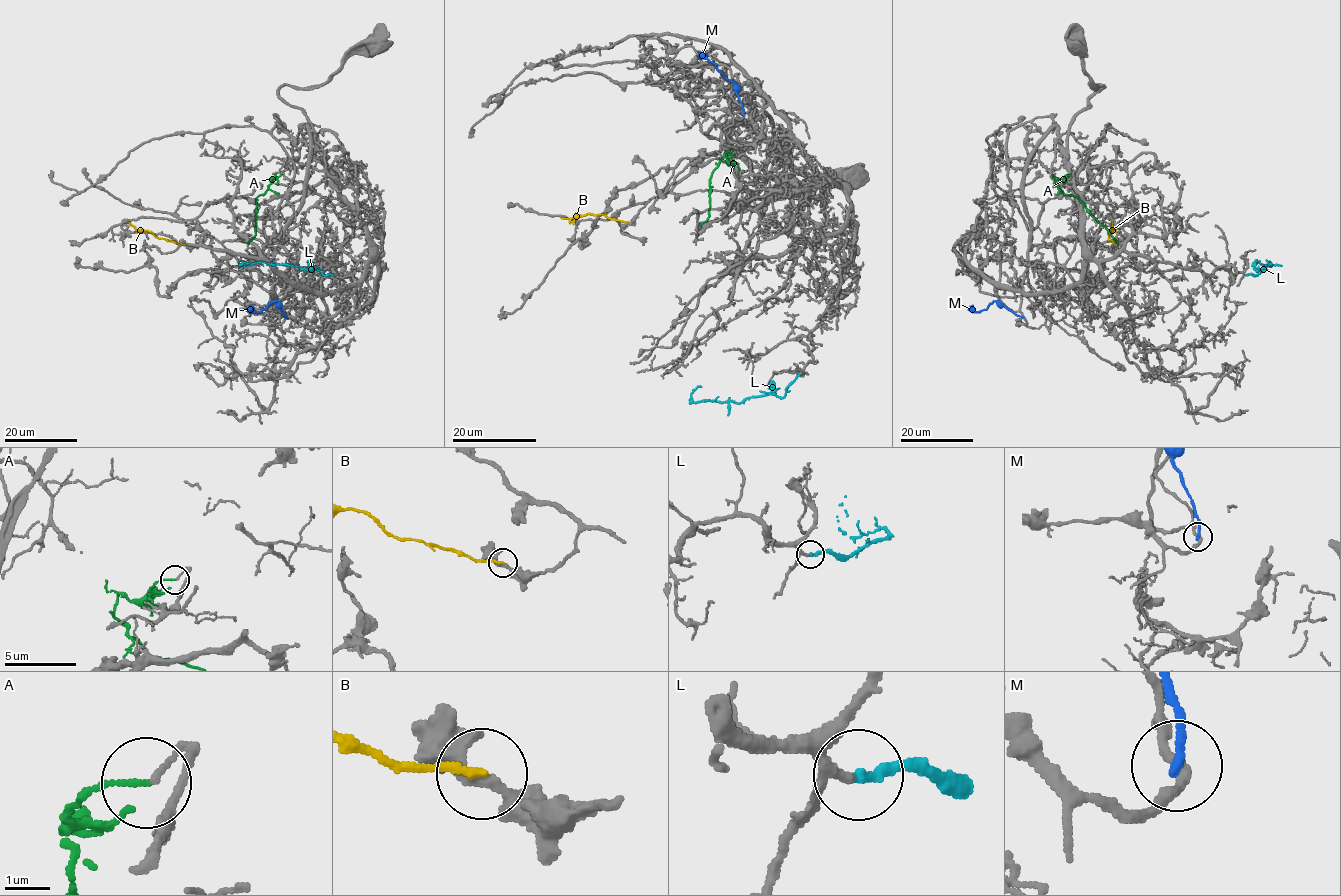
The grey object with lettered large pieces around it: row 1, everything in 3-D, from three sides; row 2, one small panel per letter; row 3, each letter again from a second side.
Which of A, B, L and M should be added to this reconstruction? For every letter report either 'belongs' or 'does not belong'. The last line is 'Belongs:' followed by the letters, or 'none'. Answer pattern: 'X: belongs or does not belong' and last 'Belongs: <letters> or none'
A: does not belong
B: does not belong
L: belongs
M: does not belong
Belongs: L

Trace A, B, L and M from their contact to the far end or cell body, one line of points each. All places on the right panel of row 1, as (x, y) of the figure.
A: (1070, 175), (1056, 178), (1054, 184), (1064, 194), (1078, 198), (1118, 243)
B: (1115, 244), (1109, 238), (1111, 222)
L: (1246, 274), (1256, 275), (1271, 264), (1269, 262), (1270, 265), (1257, 263)
M: (1023, 317), (995, 301), (979, 311), (968, 310)

